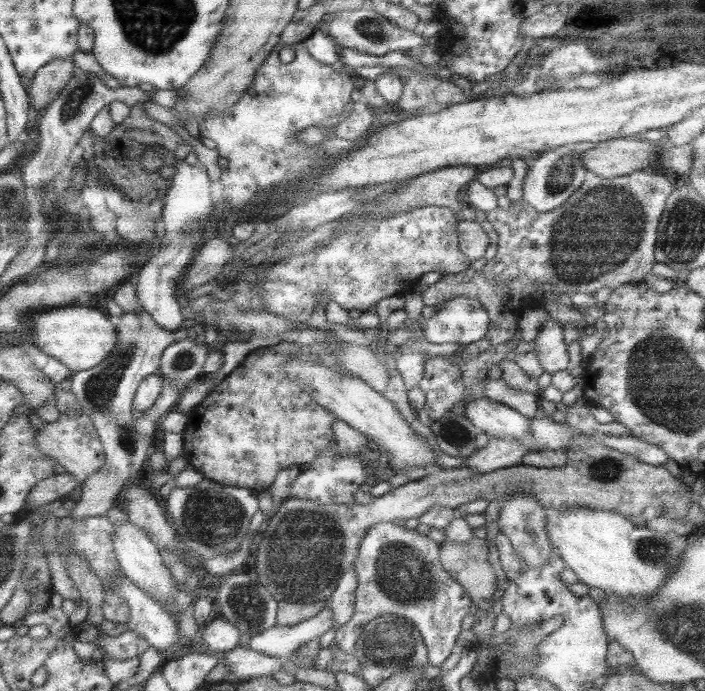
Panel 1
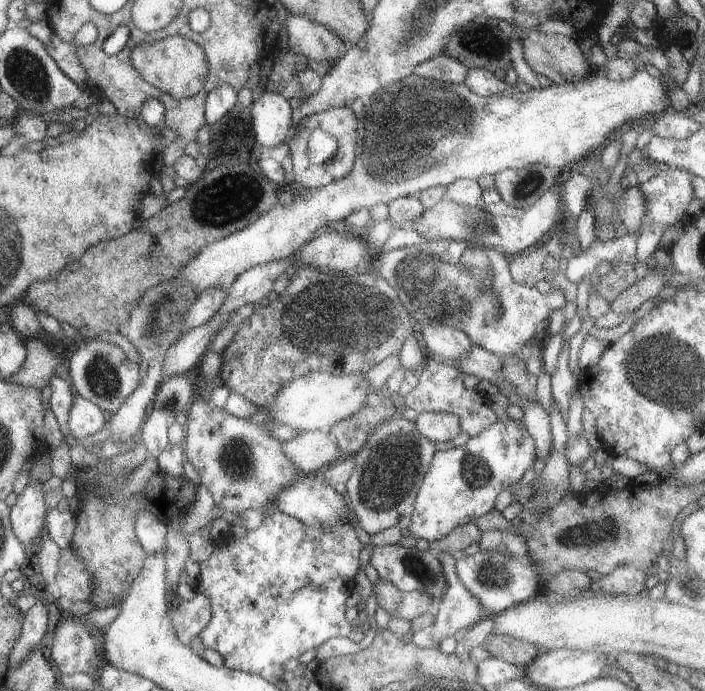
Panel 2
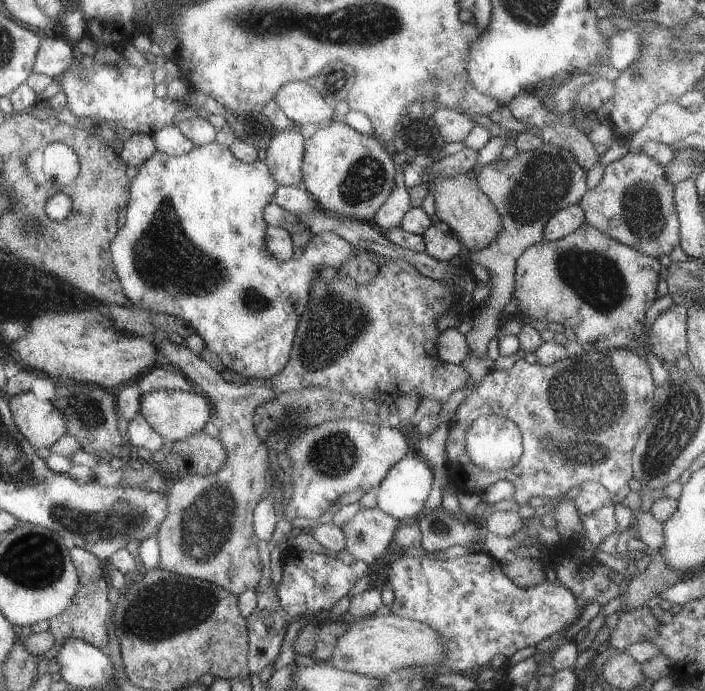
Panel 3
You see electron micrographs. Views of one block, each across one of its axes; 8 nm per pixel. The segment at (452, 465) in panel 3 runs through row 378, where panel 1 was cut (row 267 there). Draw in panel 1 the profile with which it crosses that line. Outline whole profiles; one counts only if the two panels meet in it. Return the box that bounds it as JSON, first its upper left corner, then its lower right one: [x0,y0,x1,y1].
[416,171,676,426]

